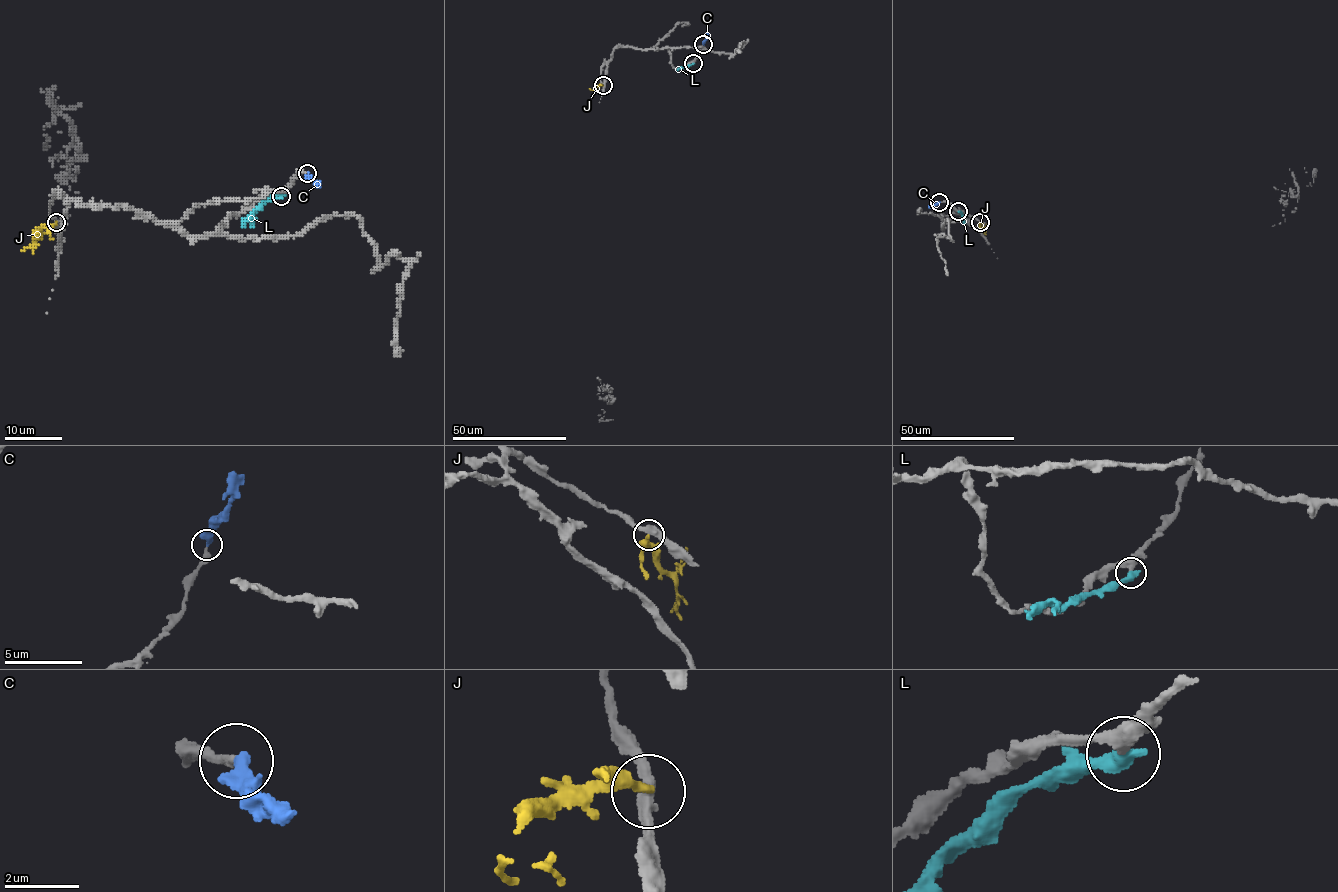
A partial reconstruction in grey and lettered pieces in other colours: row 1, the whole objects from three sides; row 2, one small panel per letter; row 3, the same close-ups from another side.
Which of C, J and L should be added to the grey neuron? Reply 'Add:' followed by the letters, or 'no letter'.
Add: C

